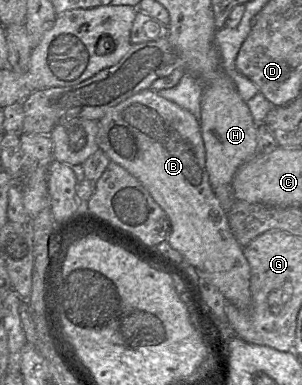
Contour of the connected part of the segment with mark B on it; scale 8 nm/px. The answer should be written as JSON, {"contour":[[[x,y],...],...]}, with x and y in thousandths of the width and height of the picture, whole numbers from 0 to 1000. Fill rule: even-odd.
{"contour":[[[480,231],[364,281],[325,314],[321,377],[364,418],[444,457],[553,556],[563,639],[689,712],[752,787],[821,797],[828,691],[695,478],[659,314],[517,236]]]}

